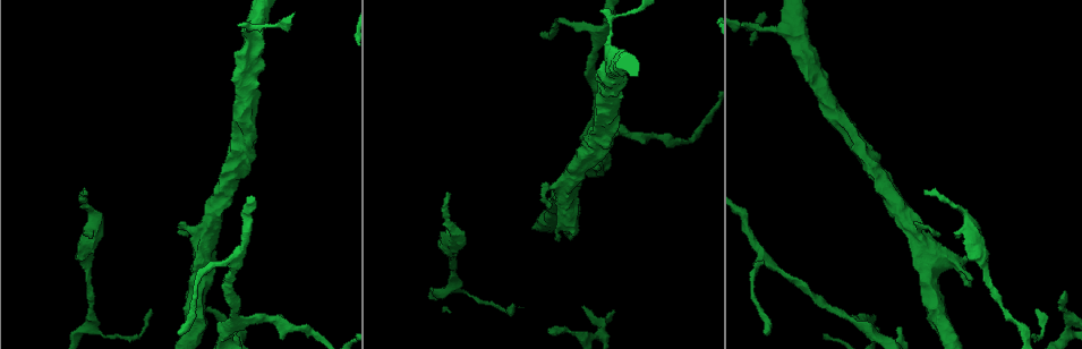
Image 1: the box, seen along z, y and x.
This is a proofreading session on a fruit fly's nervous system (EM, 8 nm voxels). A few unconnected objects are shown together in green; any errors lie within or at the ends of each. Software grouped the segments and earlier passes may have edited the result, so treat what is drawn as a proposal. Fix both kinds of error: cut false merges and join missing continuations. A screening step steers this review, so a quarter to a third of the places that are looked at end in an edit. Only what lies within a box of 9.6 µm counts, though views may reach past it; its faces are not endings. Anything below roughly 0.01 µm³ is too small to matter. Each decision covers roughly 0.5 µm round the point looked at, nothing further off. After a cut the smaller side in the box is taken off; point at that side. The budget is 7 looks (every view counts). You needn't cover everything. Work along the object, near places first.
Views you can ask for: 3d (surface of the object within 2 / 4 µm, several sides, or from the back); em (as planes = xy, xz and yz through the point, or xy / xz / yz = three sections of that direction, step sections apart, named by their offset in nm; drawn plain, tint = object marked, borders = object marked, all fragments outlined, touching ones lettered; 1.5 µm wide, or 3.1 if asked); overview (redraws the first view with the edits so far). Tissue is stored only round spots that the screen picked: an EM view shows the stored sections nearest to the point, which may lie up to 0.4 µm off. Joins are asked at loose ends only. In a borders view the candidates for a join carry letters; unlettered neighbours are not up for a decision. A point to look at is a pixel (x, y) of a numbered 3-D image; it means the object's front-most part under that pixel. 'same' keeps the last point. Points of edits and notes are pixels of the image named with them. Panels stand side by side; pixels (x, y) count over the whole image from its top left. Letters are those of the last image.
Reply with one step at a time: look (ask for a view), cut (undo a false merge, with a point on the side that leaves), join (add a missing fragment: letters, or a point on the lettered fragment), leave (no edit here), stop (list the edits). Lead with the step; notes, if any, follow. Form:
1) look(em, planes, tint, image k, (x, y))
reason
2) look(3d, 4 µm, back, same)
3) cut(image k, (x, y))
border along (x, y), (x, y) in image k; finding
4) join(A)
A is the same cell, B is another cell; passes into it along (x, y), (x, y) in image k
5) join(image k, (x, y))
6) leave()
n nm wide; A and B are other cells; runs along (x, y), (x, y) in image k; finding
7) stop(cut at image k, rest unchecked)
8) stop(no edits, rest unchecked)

look(em, xz, step 8, tint, image 1, (610, 29))
thin neck

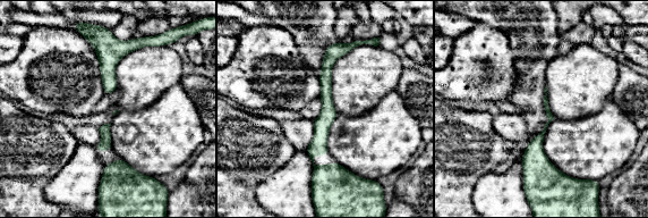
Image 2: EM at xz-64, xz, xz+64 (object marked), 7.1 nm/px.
look(em, planes, borders, same)

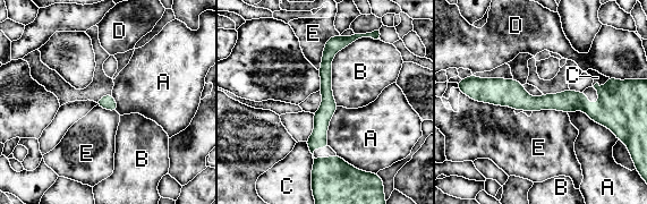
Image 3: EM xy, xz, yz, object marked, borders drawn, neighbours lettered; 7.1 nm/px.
leave()
A, B, C, D and E are other cells; continuous, no second neuron

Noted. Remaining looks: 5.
look(3d, 4 µm, image 1, (540, 36))
an open end

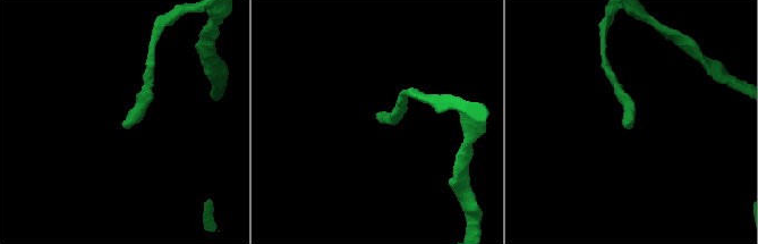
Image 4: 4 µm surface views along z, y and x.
look(em, planes, plain, image 4, (625, 127))

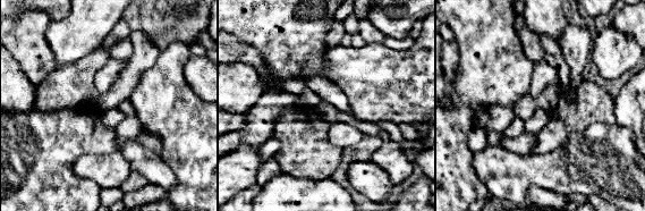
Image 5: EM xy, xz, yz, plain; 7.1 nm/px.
look(em, planes, borders, same)

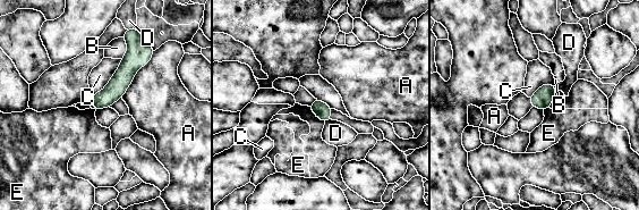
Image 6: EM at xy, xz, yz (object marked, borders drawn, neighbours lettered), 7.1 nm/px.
leave()
A, B, C, D and E are other cells; runs along (138, 49), (120, 82), (96, 106) in image 6; no lettered fragment goes on from it

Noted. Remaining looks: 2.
stop(no edits, rest unchecked)

